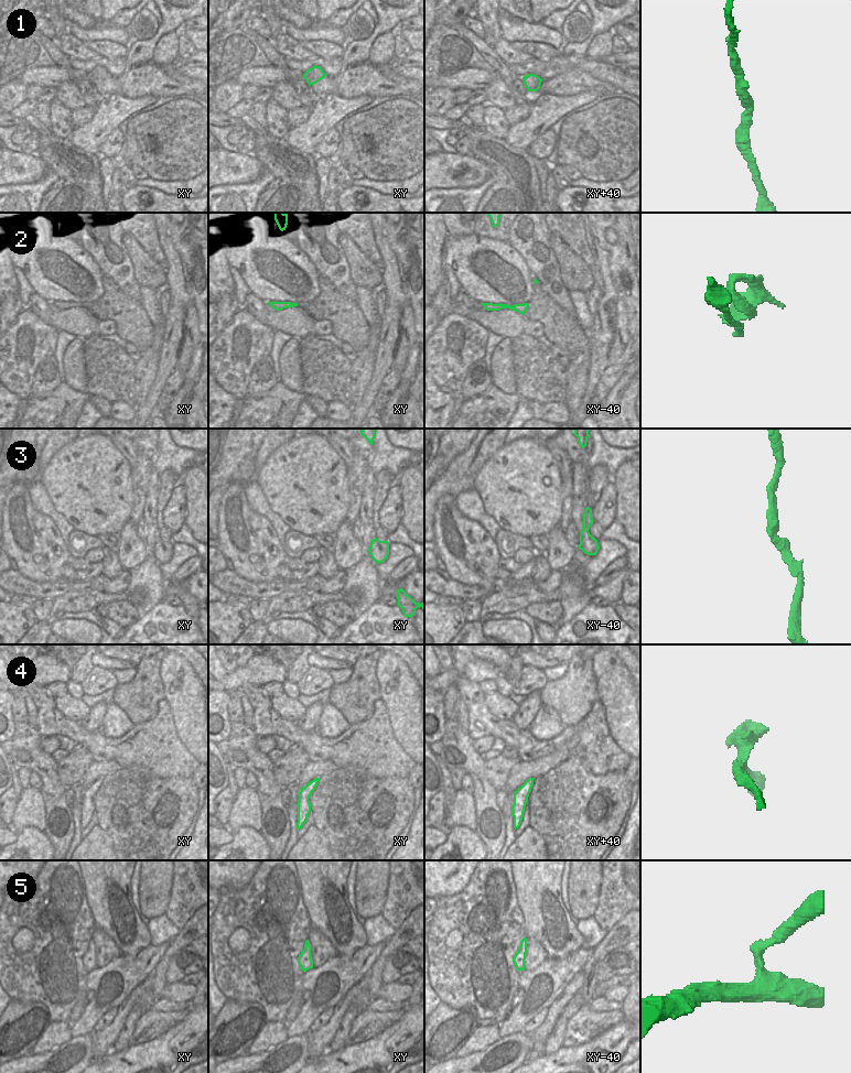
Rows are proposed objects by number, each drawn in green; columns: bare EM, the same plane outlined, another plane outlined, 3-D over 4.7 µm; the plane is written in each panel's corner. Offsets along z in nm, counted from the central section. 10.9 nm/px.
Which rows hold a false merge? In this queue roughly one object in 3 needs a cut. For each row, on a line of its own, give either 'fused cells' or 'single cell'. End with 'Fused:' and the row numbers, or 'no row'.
1: single cell
2: fused cells
3: single cell
4: fused cells
5: single cell
Fused: 2, 4

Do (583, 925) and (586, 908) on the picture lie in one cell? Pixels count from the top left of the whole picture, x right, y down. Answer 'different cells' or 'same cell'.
different cells

